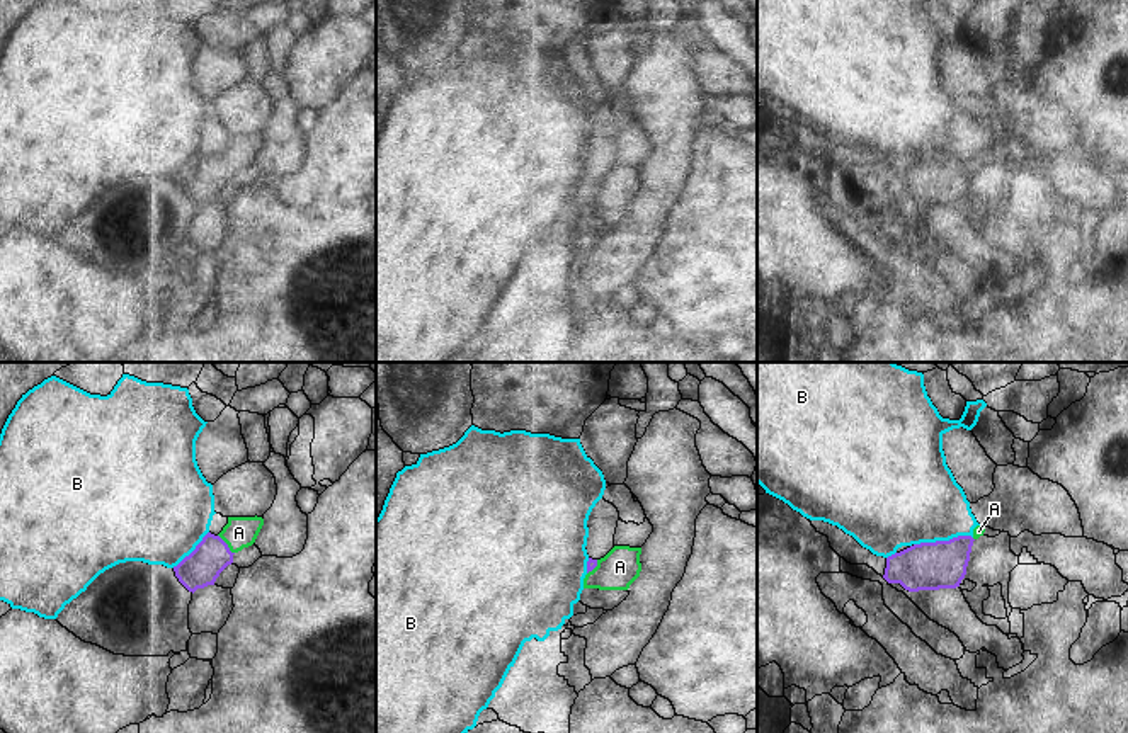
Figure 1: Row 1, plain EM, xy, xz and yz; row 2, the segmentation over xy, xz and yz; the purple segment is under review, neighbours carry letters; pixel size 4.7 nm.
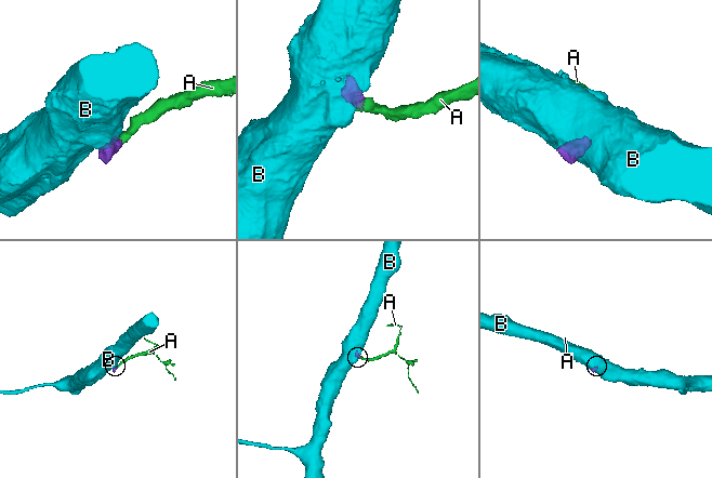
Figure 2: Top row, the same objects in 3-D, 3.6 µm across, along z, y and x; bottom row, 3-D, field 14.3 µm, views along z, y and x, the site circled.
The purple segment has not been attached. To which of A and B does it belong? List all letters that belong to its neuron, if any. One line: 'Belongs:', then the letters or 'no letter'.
Belongs: A

